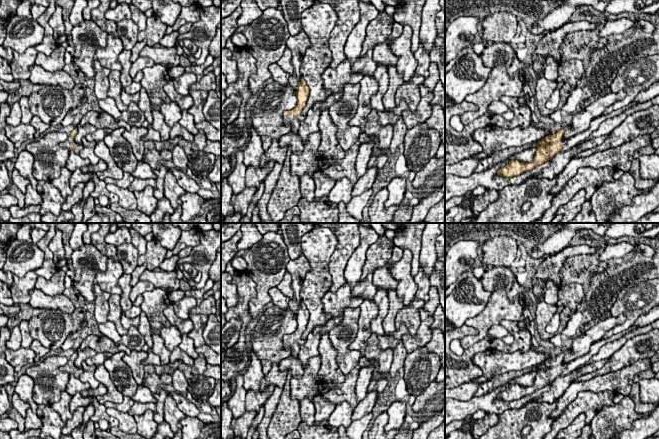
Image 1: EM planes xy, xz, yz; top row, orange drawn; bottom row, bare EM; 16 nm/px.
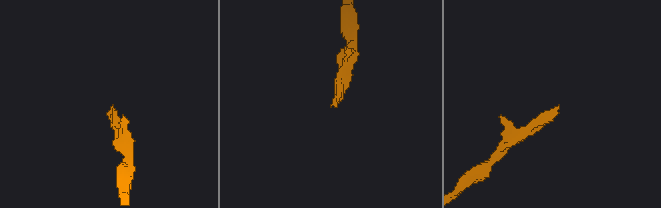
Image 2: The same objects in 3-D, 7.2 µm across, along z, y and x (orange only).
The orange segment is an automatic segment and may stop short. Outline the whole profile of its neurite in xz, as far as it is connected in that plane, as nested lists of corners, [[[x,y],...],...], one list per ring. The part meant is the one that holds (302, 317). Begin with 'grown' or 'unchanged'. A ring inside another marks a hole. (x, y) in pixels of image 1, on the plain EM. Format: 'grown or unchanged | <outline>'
grown | [[[301,302],[301,306],[298,308],[297,315],[296,315],[296,321],[297,321],[297,328],[296,330],[289,335],[284,335],[283,337],[283,344],[284,349],[289,349],[291,351],[291,354],[294,357],[298,357],[302,341],[301,336],[303,331],[306,329],[308,320],[310,317],[310,313],[306,307],[306,305]]]

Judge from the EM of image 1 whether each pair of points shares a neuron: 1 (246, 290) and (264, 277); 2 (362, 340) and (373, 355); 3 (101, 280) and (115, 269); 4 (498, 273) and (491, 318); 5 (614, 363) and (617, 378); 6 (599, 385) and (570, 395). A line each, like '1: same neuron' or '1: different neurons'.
1: different neurons
2: different neurons
3: same neuron
4: same neuron
5: different neurons
6: same neuron

